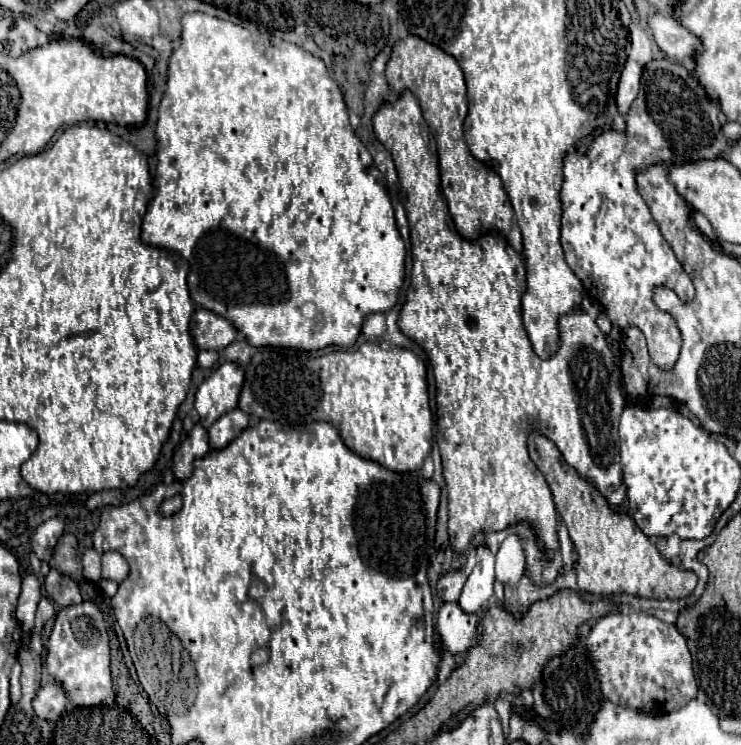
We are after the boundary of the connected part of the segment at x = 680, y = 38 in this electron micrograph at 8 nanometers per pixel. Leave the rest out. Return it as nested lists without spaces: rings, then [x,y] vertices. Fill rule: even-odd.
[[[654,13],[648,17],[648,27],[664,51],[664,55],[674,59],[688,59],[694,51],[700,51],[700,41],[688,29],[684,29],[672,15]]]

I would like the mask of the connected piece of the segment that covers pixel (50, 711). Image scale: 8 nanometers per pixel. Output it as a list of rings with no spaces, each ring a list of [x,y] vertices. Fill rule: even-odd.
[[[48,683],[48,685],[40,687],[34,697],[34,713],[40,719],[54,723],[60,717],[60,713],[64,711],[66,703],[68,703],[68,699],[66,699],[64,689],[58,683]]]

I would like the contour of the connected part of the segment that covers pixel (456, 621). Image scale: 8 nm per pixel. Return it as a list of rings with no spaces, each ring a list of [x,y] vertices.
[[[442,603],[436,619],[436,627],[444,647],[450,653],[466,653],[474,647],[474,639],[478,639],[478,623],[482,615],[466,613],[458,607],[458,603]]]

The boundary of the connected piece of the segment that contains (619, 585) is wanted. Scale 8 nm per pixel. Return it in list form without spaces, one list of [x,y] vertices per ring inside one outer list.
[[[532,431],[528,435],[528,453],[536,467],[544,473],[558,513],[566,523],[572,543],[578,551],[576,571],[580,589],[598,595],[616,595],[626,591],[650,599],[686,597],[694,591],[698,583],[696,573],[680,571],[680,567],[668,563],[658,553],[656,545],[640,531],[626,507],[618,511],[610,507],[610,503],[602,499],[602,493],[588,479],[582,479],[582,475],[578,475],[564,459],[560,459],[560,451],[554,447],[554,441]]]

